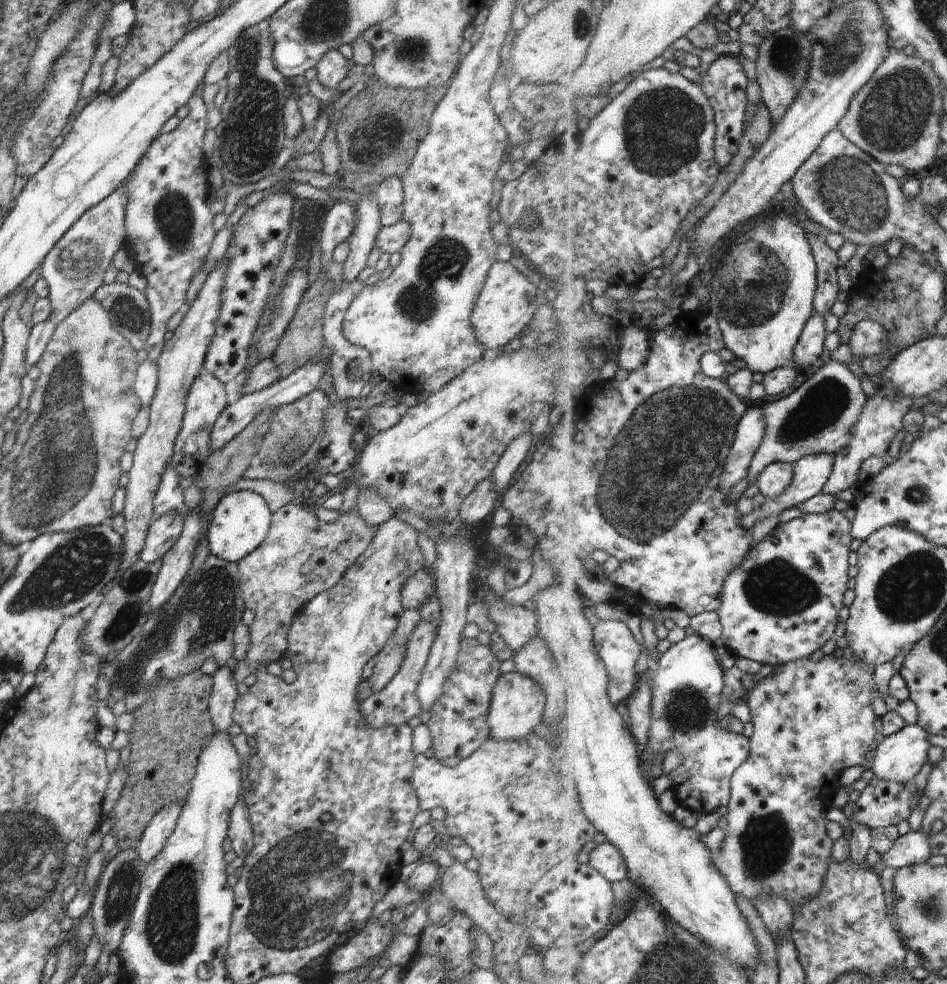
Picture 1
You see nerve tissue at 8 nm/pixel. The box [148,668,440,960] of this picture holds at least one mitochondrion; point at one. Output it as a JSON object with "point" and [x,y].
{"point":[297,890]}

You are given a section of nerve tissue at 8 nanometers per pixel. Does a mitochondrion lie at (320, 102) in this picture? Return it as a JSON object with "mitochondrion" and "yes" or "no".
{"mitochondrion":"no"}

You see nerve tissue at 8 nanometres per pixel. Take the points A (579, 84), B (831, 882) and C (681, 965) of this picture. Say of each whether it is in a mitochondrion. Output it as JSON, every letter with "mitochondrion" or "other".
{"A":"other","B":"other","C":"mitochondrion"}

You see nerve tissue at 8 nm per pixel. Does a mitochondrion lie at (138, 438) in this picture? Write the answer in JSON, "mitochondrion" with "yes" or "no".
{"mitochondrion":"no"}

